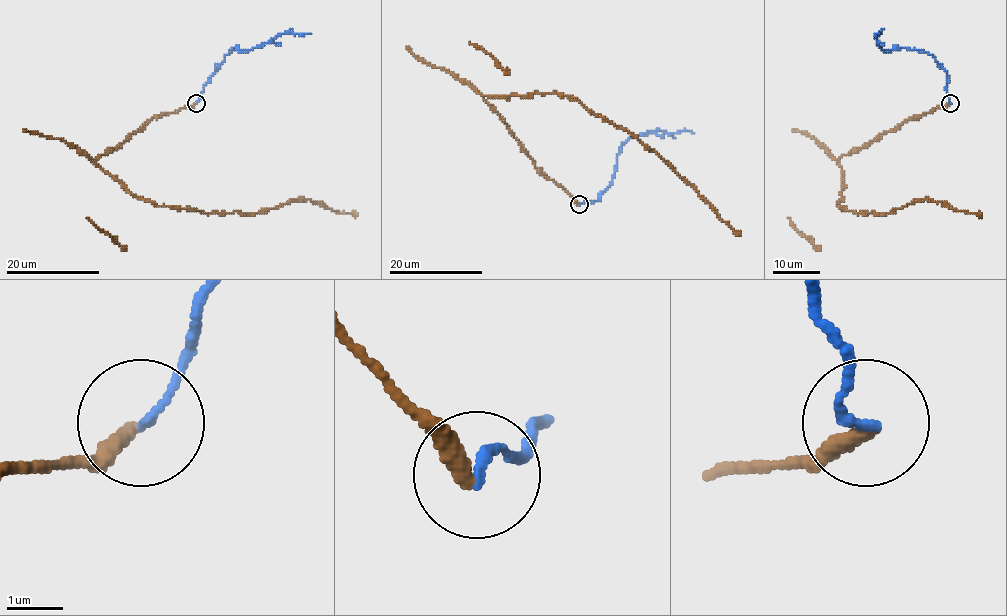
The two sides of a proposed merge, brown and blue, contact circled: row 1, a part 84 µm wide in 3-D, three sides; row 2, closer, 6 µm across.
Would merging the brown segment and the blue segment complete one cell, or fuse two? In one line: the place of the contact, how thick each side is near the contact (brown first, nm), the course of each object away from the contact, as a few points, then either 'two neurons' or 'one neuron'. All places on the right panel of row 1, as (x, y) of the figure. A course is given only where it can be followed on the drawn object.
(950, 103) | 340/160 nm | brown via (951, 103), (905, 120), (843, 155), (839, 205), (882, 214), (931, 200), (982, 214) | blue via (951, 103), (946, 93), (947, 74), (932, 55), (893, 48), (883, 50), (877, 43), (878, 33) | two neurons

